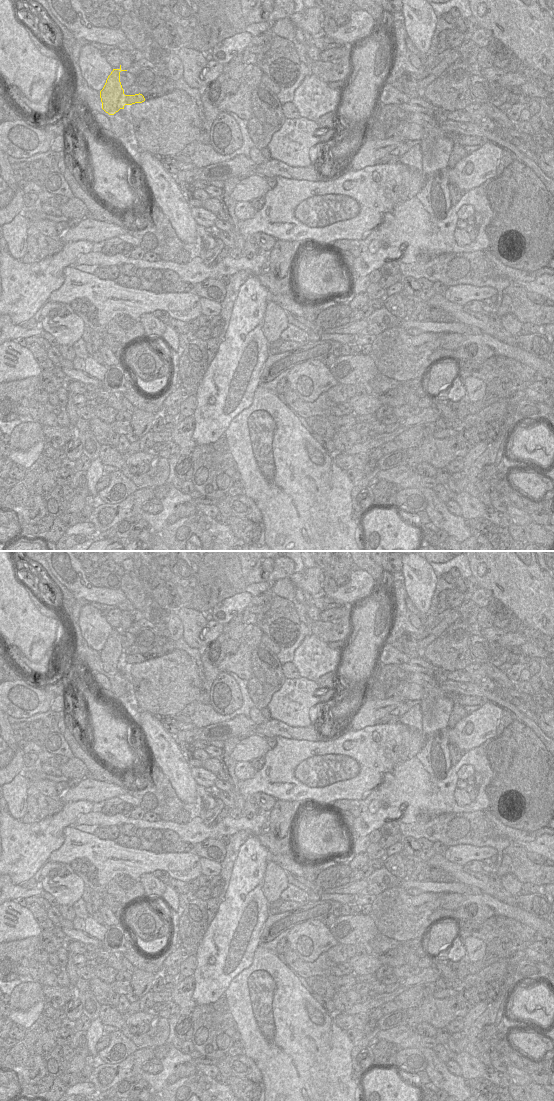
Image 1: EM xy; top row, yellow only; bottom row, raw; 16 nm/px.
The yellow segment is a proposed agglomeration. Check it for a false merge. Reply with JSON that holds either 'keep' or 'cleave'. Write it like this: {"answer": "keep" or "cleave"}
{"answer": "cleave"}

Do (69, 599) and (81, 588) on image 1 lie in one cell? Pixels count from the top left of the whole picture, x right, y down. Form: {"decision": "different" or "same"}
{"decision": "different"}

